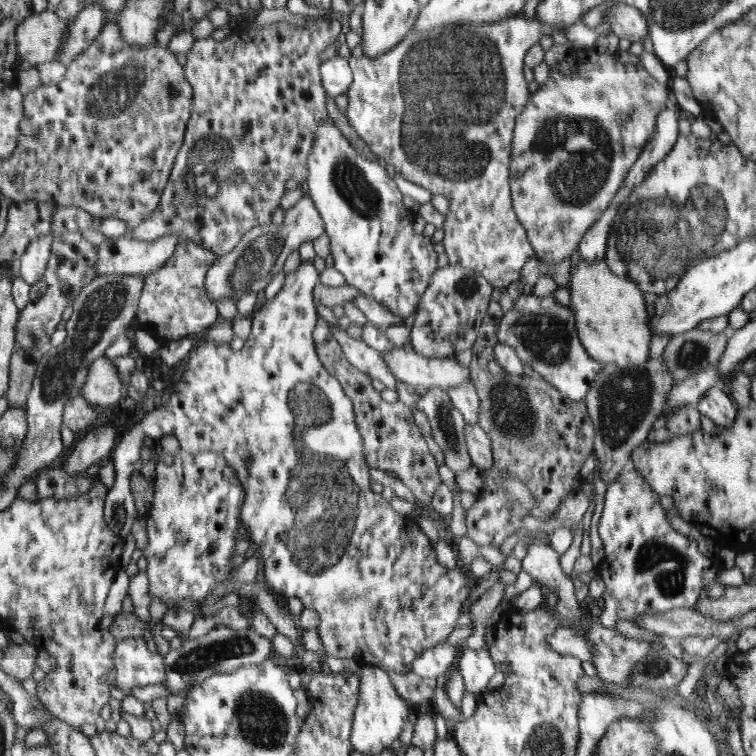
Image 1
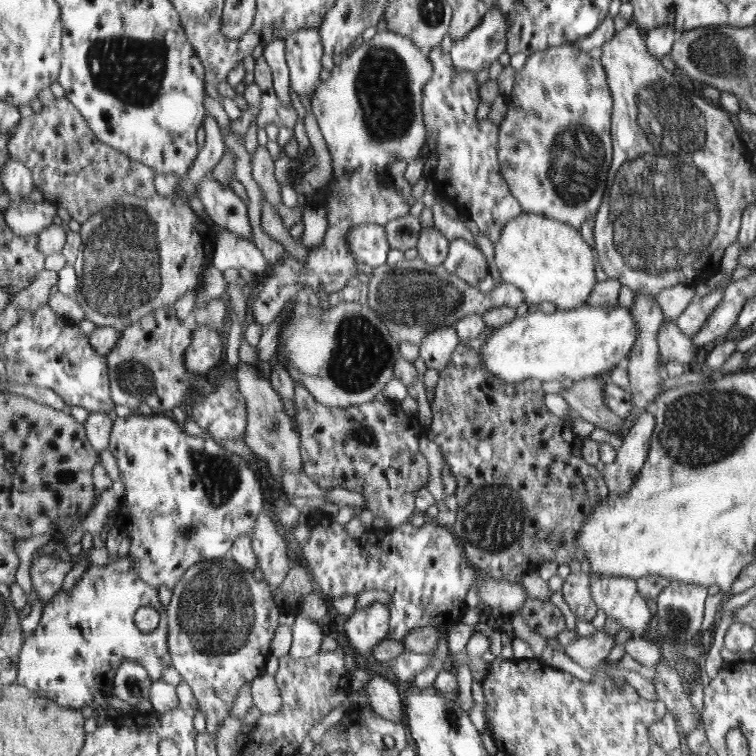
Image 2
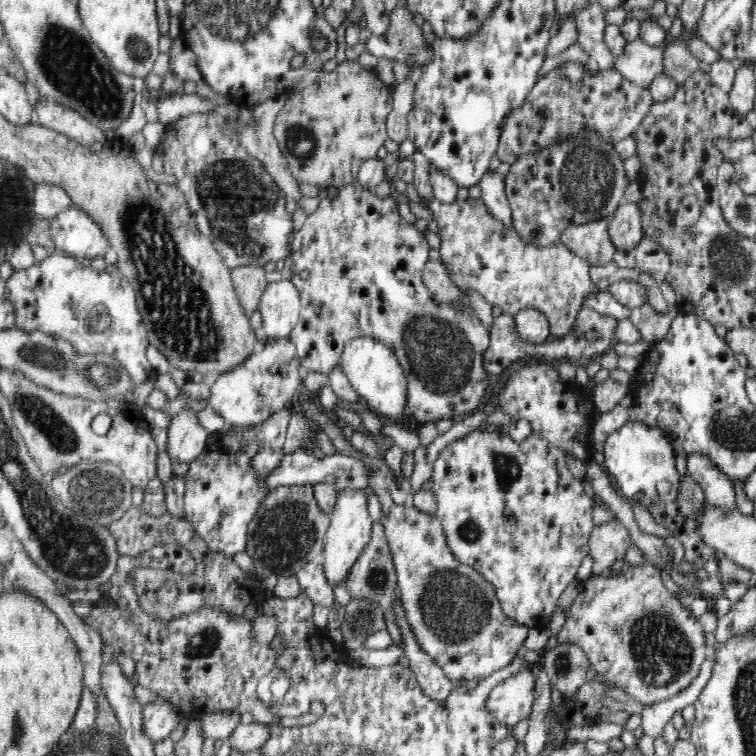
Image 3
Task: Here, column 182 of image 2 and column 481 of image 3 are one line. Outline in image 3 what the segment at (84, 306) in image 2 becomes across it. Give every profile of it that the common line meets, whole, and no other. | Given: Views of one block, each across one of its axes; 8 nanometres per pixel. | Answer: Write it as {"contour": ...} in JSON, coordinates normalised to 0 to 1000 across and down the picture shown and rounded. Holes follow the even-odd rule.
{"contour":[[[552,197],[544,209],[549,216],[545,242],[561,262],[563,275],[573,283],[582,304],[583,347],[594,361],[595,374],[611,392],[618,394],[618,386],[630,385],[651,406],[659,405],[664,414],[677,419],[694,409],[709,410],[725,423],[729,447],[757,438],[774,398],[792,389],[779,365],[779,348],[758,336],[743,320],[713,327],[693,319],[679,302],[667,298],[644,276],[636,261],[603,263],[598,269],[582,266],[569,243],[569,213]]]}

